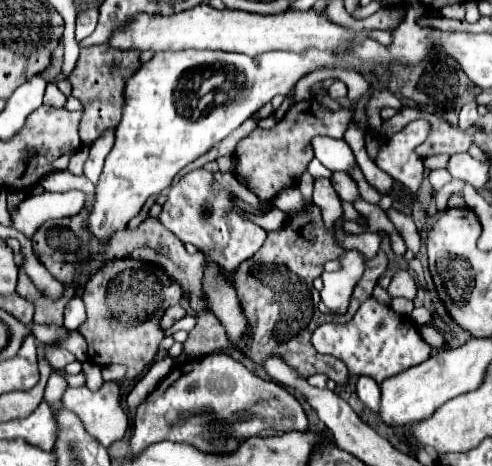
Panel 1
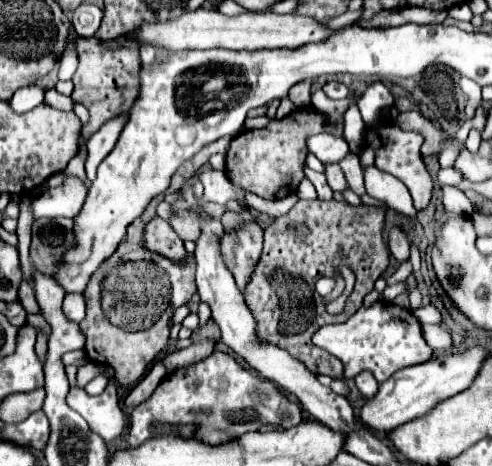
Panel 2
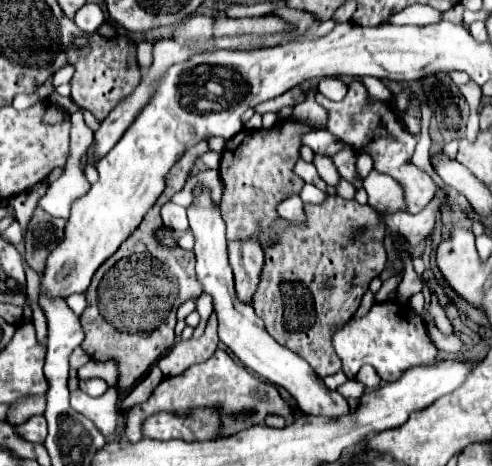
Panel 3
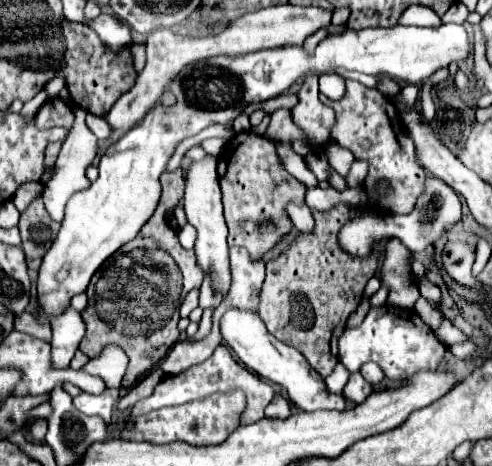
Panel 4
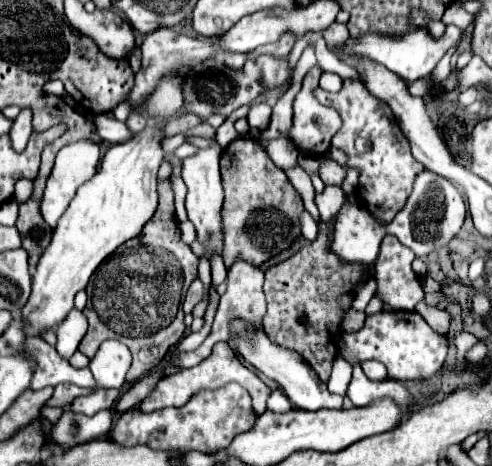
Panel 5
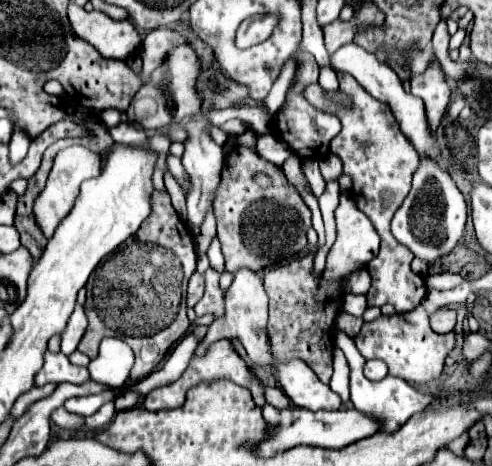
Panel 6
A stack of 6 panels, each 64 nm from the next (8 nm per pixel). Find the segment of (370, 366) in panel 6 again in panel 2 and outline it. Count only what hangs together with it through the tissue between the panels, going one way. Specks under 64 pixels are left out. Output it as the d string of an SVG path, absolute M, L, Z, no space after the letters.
M362 372L356 376L356 386L360 390L360 394L366 398L366 400L372 400L372 396L378 392L378 382L374 380L372 374L368 372Z

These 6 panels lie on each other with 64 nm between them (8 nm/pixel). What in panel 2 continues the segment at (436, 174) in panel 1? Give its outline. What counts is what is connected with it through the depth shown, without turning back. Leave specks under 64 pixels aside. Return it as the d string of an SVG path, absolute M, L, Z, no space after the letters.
M446 168L446 170L438 170L438 178L436 178L436 182L440 184L440 186L444 186L444 184L458 184L462 180L462 176L458 174L458 172L454 172L452 168Z

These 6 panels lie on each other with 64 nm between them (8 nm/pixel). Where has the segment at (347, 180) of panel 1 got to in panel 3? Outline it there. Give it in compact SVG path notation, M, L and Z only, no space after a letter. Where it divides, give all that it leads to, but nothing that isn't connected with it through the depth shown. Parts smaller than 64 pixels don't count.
M316 156L316 158L314 158L314 166L316 166L318 174L322 176L322 180L324 180L328 186L336 188L336 186L338 186L338 182L342 180L342 178L340 178L340 174L338 174L338 170L336 170L336 166L334 166L334 162L332 162L332 158Z

